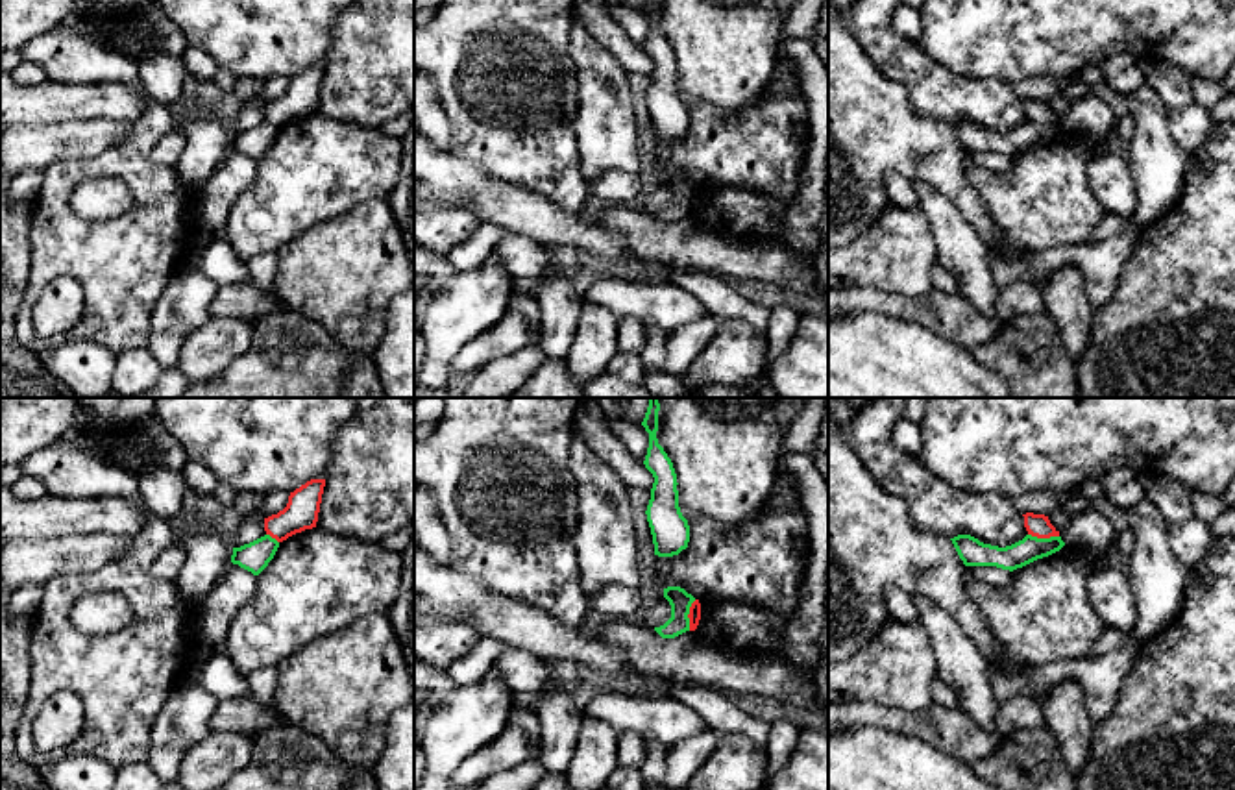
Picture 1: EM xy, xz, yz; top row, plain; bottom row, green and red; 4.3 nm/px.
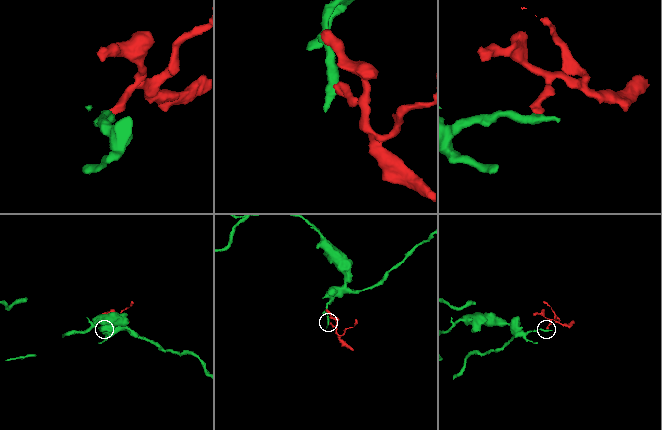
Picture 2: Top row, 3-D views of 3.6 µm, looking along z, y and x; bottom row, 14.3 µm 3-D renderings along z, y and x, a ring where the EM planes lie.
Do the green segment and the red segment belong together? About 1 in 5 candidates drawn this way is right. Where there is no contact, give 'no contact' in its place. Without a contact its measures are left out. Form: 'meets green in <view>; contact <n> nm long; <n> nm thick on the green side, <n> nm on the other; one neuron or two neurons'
meets green in xz; contact 140 nm long; 90 nm thick on the green side, 50 nm on the other; two neurons

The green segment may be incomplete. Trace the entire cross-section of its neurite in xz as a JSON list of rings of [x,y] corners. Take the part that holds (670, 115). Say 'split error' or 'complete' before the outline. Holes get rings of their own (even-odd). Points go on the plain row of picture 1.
complete | [[[645,0],[642,11],[649,19],[649,33],[643,50],[654,63],[645,96],[654,141],[673,142],[688,133],[690,111],[679,93],[679,68],[673,48],[656,24],[658,0]]]

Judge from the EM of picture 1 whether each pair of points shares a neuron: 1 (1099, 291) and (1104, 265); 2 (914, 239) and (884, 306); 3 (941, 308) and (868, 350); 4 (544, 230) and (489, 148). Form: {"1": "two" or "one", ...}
{"1": "one", "2": "two", "3": "two", "4": "two"}

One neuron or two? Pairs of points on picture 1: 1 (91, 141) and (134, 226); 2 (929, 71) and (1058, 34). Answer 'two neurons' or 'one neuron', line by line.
1: two neurons
2: two neurons

